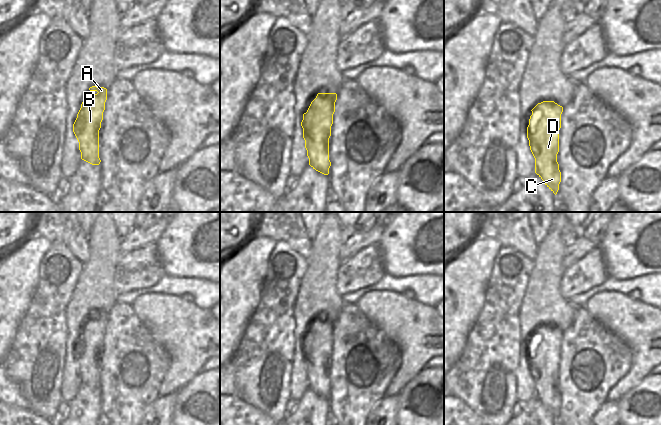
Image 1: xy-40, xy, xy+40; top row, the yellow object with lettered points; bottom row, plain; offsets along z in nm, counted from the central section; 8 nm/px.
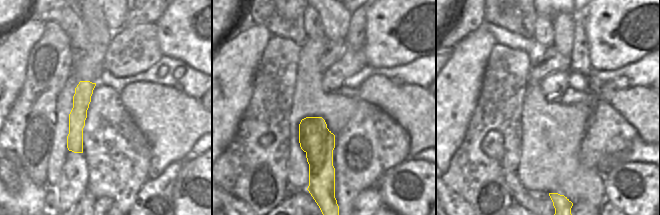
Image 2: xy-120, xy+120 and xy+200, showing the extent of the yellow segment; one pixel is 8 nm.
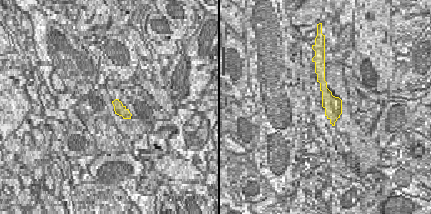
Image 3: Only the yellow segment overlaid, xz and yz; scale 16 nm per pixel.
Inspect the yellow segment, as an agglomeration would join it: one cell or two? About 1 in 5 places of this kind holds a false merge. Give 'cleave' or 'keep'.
keep

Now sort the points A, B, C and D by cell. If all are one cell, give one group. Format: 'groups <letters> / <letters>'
groups A B C D

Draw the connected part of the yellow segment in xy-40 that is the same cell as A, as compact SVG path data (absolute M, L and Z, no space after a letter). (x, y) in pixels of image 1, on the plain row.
M92 310L89 314L98 317L83 322L73 348L73 356L79 366L81 383L92 389L99 389L99 354L107 324L107 313Z

